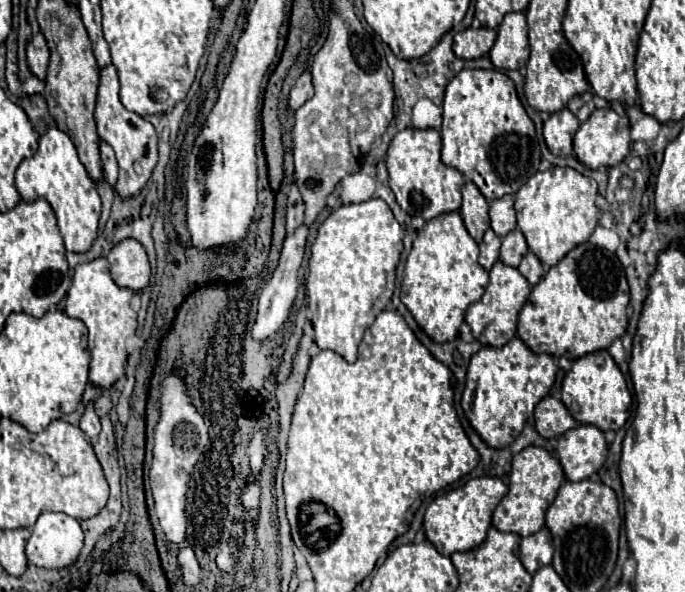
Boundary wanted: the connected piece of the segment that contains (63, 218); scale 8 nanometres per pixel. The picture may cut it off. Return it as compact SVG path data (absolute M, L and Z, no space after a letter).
M55 125L39 139L39 149L31 159L23 159L15 171L15 187L23 201L45 199L57 217L57 225L67 251L85 253L97 239L97 223L101 213L101 199L95 183L89 179L83 163L79 163L73 141Z

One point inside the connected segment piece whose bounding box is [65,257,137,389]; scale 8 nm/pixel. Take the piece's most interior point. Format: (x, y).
(93, 297)

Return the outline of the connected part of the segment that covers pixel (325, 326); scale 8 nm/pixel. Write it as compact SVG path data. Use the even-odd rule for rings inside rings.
M369 199L357 205L341 205L321 225L317 239L311 247L307 297L313 317L315 343L319 349L331 349L339 353L347 363L357 361L357 347L365 329L387 307L395 291L395 269L403 251L403 229L393 217L389 205L383 199Z

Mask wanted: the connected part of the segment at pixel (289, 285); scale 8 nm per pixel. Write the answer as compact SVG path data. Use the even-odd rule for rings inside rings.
M299 225L293 233L293 237L287 237L285 239L285 245L283 245L283 251L281 251L281 259L279 259L279 265L275 269L275 273L271 275L269 283L265 285L265 289L261 291L259 295L259 313L257 313L257 323L253 325L253 337L255 339L267 339L269 335L273 335L281 325L283 321L287 319L289 315L289 309L295 301L295 295L297 295L297 271L301 267L301 261L303 261L303 253L305 253L305 243L307 243L307 235L309 235L309 229L305 225Z

